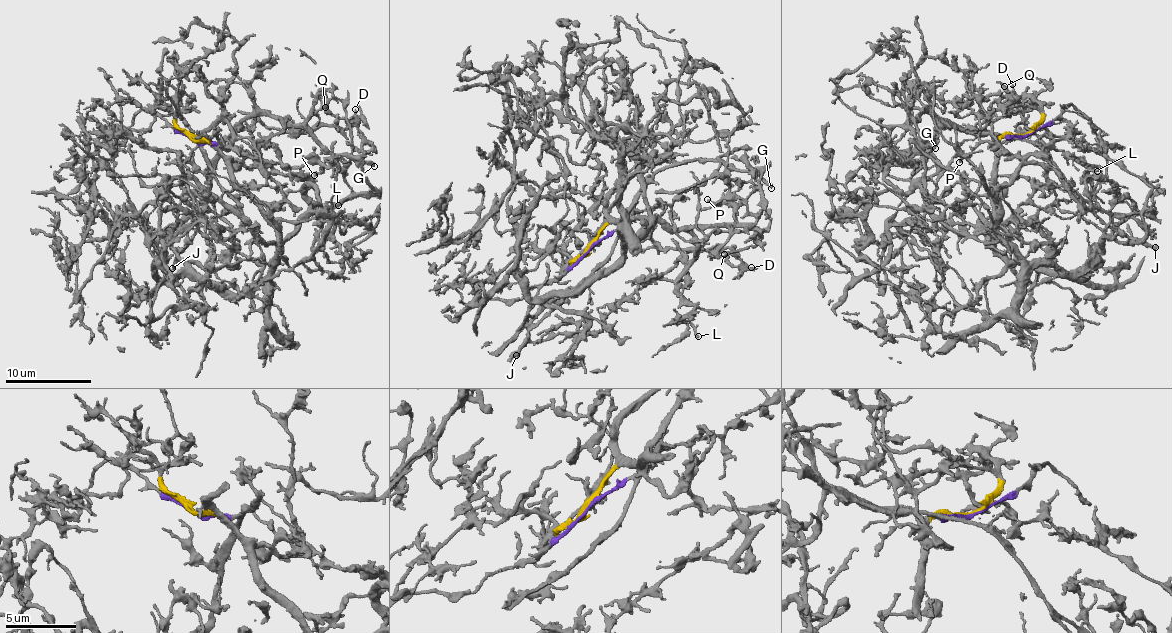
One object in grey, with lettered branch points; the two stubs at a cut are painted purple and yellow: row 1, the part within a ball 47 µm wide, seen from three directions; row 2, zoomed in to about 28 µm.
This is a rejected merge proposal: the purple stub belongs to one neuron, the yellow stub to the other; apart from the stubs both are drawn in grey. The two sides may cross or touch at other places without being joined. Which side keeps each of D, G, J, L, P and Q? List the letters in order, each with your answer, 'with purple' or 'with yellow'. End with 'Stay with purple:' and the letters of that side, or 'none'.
D: with yellow
G: with purple
J: with purple
L: with yellow
P: with yellow
Q: with yellow
Stay with purple: G, J

